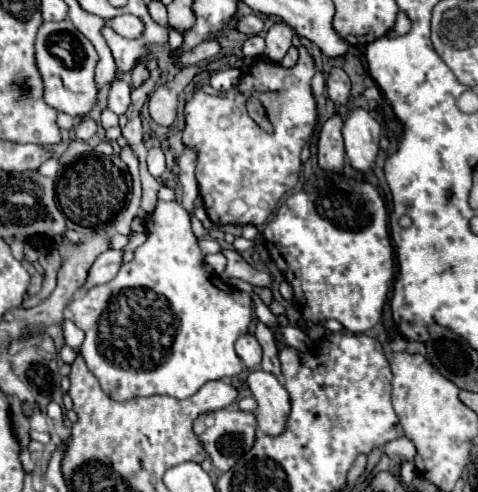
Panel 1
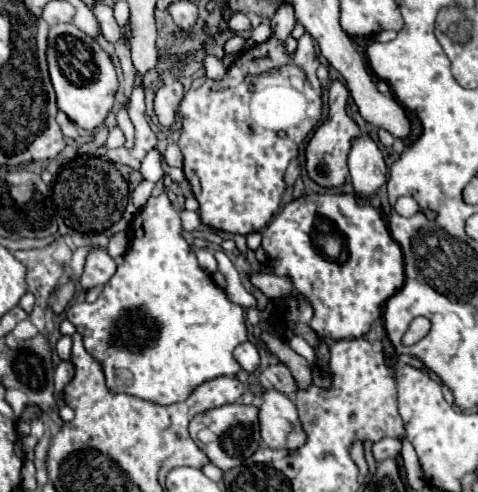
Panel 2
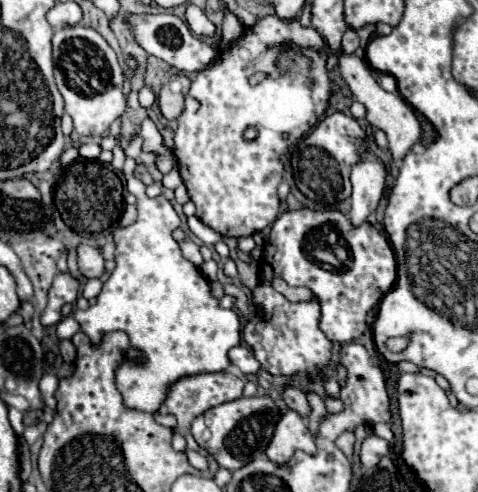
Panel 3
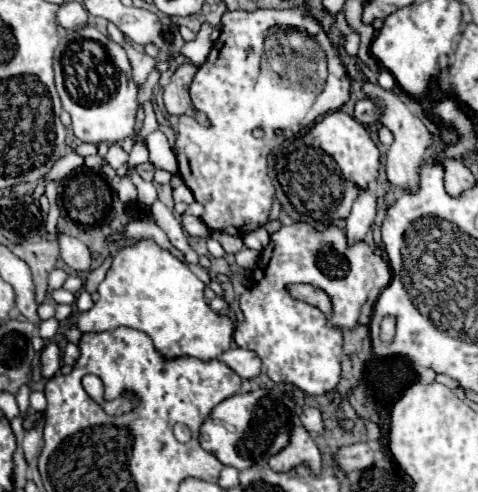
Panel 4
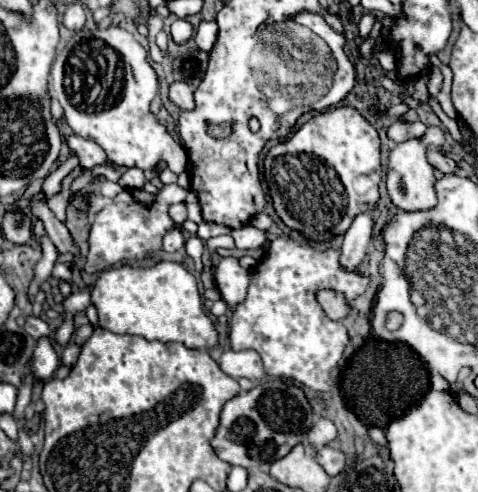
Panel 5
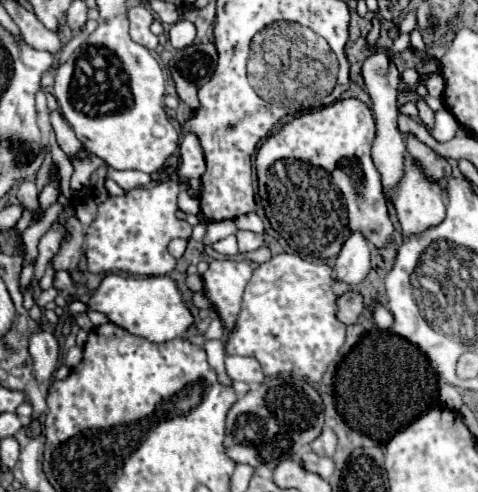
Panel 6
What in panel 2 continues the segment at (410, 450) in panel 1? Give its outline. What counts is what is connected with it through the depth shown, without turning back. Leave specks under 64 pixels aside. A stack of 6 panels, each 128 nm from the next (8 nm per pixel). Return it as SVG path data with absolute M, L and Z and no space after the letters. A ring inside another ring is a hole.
M384 438L372 444L372 454L376 458L376 462L382 462L386 458L396 458L400 454L400 440L398 438Z

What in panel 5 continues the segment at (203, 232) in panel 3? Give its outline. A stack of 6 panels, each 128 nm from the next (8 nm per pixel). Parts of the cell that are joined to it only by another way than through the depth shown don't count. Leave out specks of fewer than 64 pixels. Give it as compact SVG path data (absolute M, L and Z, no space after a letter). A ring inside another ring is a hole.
M168 184L162 186L156 194L148 194L146 190L122 190L108 206L102 208L102 212L96 216L96 220L90 226L90 252L84 264L84 270L88 274L102 272L118 262L128 262L128 260L144 260L144 258L154 258L156 250L162 248L162 238L170 228L180 228L186 230L188 234L196 234L196 224L186 220L182 224L172 222L168 208L170 204L184 202L188 190L180 188L178 184Z

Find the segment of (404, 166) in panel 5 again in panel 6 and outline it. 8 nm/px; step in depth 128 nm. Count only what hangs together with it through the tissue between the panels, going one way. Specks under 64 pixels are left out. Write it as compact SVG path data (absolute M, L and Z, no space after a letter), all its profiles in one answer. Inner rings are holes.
M440 110L436 112L436 126L434 126L434 138L440 142L446 142L454 138L460 125L456 121L456 118L446 112L446 110ZM406 156L404 178L394 196L394 208L406 236L418 236L440 224L446 216L442 188L426 180L410 156Z

